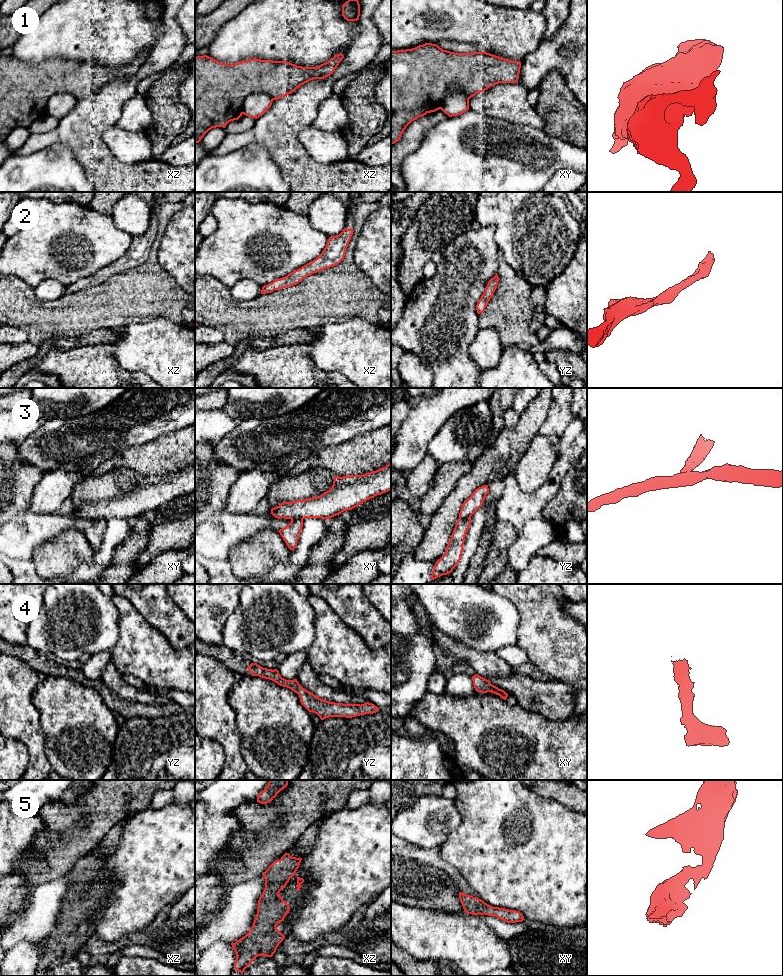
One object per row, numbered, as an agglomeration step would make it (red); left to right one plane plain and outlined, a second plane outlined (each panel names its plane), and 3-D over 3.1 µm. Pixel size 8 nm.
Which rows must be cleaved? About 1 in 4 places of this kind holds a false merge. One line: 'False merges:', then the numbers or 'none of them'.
False merges: 3

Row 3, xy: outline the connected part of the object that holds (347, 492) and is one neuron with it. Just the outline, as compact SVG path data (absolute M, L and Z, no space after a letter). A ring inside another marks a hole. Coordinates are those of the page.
M391 463L363 475L334 476L332 487L318 497L283 502L271 509L275 518L329 519L391 491Z

